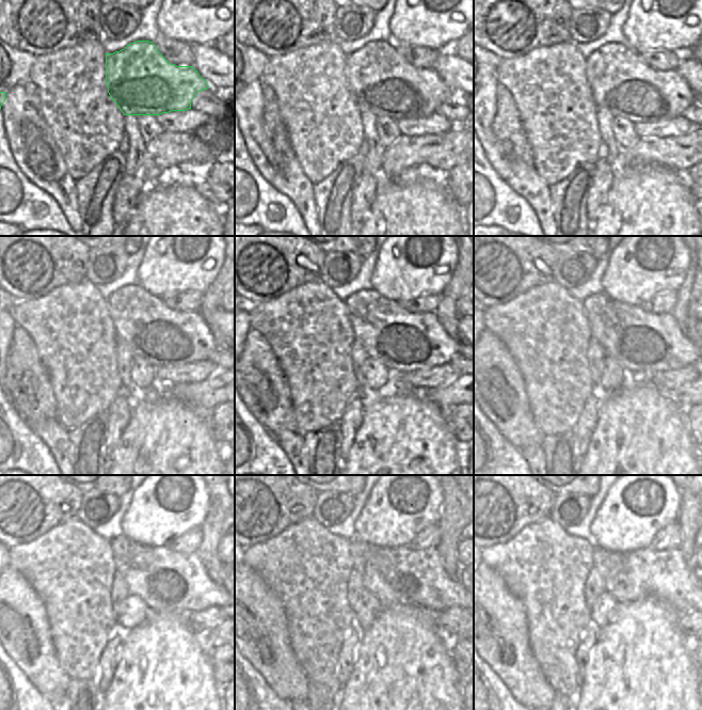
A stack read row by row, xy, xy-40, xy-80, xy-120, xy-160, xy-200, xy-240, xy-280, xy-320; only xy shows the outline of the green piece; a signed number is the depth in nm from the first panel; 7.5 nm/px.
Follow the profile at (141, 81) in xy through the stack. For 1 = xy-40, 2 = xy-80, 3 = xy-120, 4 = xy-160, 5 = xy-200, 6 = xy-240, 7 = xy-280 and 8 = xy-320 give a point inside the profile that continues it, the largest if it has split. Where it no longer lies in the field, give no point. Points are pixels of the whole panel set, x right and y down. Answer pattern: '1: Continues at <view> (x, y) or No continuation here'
1: Continues at xy-40 (381, 81)
2: Continues at xy-80 (620, 80)
3: Continues at xy-120 (165, 337)
4: Continues at xy-160 (403, 342)
5: Continues at xy-200 (644, 344)
6: Continues at xy-240 (165, 581)
7: Continues at xy-280 (397, 576)
8: Continues at xy-320 (628, 577).

